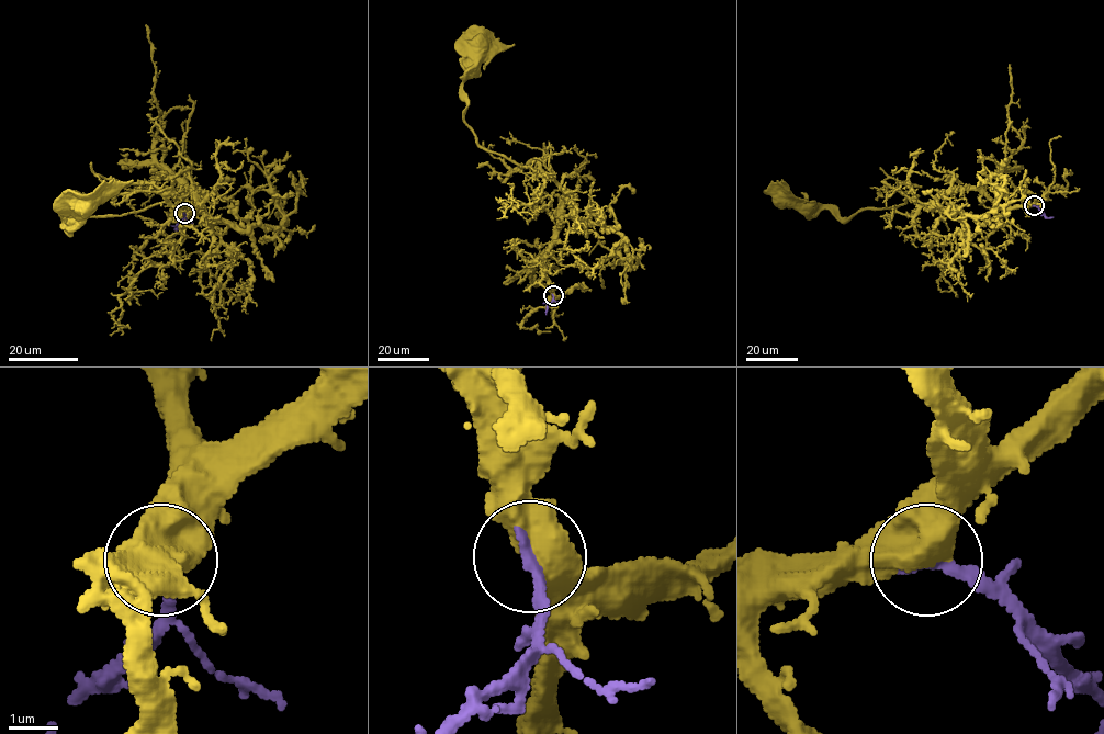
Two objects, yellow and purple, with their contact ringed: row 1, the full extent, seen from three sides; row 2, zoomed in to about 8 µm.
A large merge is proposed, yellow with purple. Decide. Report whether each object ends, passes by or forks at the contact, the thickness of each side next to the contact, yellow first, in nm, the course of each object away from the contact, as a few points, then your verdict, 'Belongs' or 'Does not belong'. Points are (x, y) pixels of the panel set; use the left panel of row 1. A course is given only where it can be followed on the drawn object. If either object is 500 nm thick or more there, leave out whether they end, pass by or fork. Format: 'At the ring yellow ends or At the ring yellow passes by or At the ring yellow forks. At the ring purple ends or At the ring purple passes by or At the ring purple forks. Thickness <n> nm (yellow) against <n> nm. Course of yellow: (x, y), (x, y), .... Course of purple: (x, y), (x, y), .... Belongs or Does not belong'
Thickness 600 nm (yellow) against 280 nm. Course of yellow: (183, 213), (170, 216), (191, 191), (188, 212), (166, 202), (69, 229), (85, 204). Course of purple: (183, 213), (175, 228). Belongs

